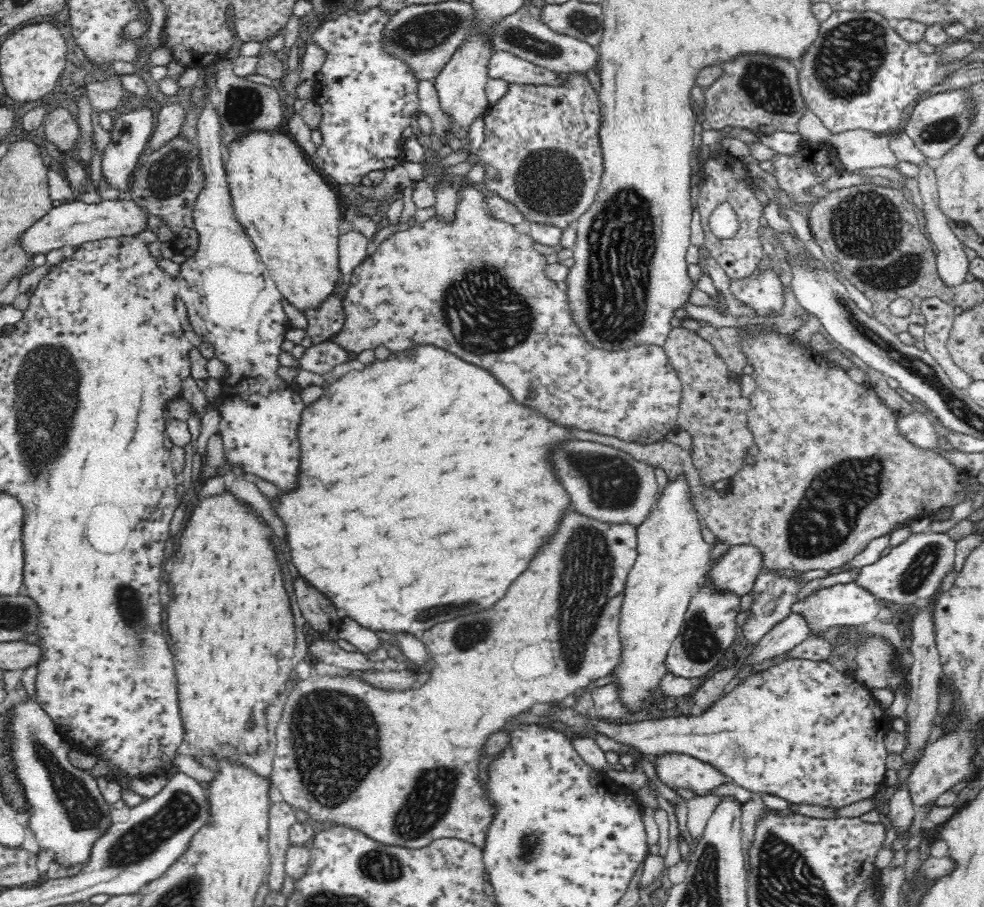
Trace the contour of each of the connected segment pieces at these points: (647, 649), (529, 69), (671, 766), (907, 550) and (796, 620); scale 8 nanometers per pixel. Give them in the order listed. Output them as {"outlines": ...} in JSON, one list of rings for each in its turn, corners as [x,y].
{"outlines":[[[[678,472],[662,488],[656,508],[651,510],[646,521],[636,529],[636,562],[628,573],[623,592],[620,611],[619,637],[621,638],[622,664],[612,672],[616,676],[616,685],[622,685],[622,701],[630,709],[639,709],[641,700],[652,689],[658,689],[658,681],[664,676],[663,662],[668,649],[678,636],[691,598],[710,568],[711,547],[702,537],[700,513],[692,501],[692,489],[684,472]]],[[[496,51],[488,66],[490,77],[502,79],[511,84],[550,86],[558,89],[566,86],[566,79],[560,73],[533,62],[518,58],[508,51]]],[[[668,751],[654,758],[656,776],[670,790],[692,790],[696,795],[708,796],[712,790],[733,783],[714,766],[690,754]]],[[[912,533],[902,544],[891,548],[886,556],[880,557],[877,562],[859,568],[856,572],[853,584],[871,594],[876,600],[896,606],[908,606],[908,604],[919,605],[927,600],[931,594],[940,586],[944,578],[954,568],[955,542],[942,533]]],[[[792,612],[786,620],[774,626],[754,649],[750,650],[750,656],[744,660],[742,668],[760,666],[766,660],[780,657],[780,654],[787,654],[808,637],[809,630],[803,616]]]]}

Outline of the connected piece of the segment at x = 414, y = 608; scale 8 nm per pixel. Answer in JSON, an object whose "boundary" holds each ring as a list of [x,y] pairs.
{"boundary":[[[439,346],[413,347],[392,353],[386,360],[374,361],[364,370],[350,370],[334,381],[316,404],[304,410],[304,422],[300,426],[300,444],[304,454],[300,490],[296,490],[292,498],[282,496],[280,506],[276,508],[288,526],[294,564],[304,578],[308,578],[318,590],[326,592],[338,608],[344,608],[348,616],[356,618],[362,626],[374,628],[376,632],[410,631],[420,639],[421,634],[434,624],[494,608],[496,602],[506,596],[512,582],[528,570],[534,556],[558,534],[560,522],[572,510],[572,504],[558,478],[552,456],[558,444],[572,440],[572,432],[566,426],[548,420],[540,410],[518,404],[510,390],[490,370],[468,364]]]}

